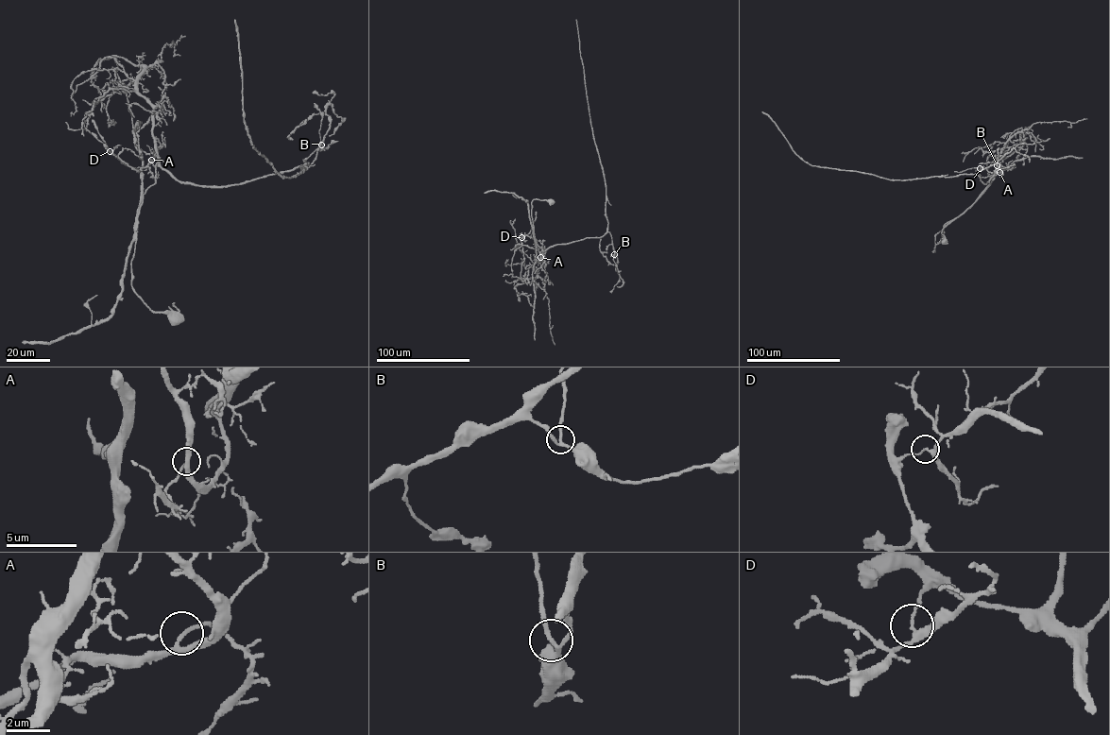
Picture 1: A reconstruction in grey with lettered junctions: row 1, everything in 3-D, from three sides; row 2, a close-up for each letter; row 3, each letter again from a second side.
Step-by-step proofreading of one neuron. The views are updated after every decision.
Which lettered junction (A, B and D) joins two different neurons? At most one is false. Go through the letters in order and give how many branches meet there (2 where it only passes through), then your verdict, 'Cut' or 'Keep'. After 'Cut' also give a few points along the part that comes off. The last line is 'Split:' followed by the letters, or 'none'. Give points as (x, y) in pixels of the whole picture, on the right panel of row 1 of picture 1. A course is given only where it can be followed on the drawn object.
A: Branches: 3. Keep
B: Branches: 3. Keep
D: Branches: 3. Cut. Course of the part to remove: (980, 168), (987, 169), (992, 177), (990, 184), (970, 206), (945, 224), (942, 238), (932, 251), (935, 251)
Split: D

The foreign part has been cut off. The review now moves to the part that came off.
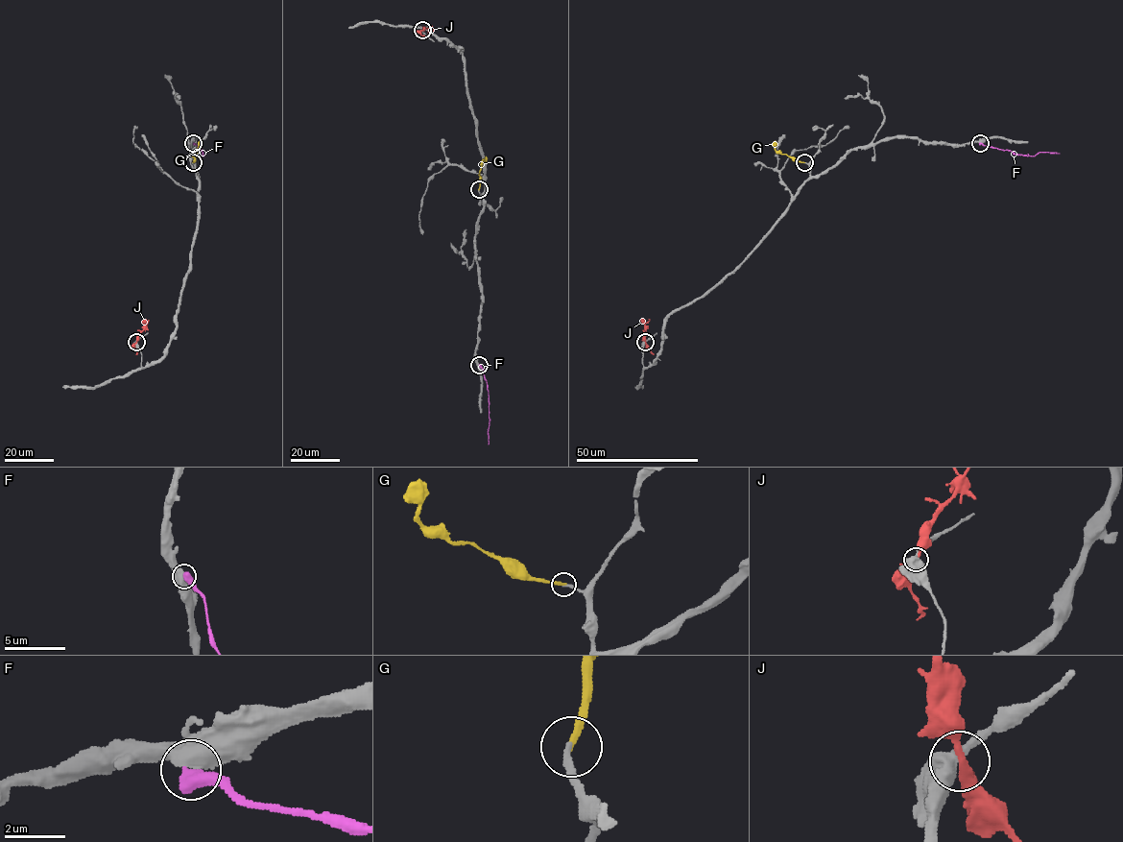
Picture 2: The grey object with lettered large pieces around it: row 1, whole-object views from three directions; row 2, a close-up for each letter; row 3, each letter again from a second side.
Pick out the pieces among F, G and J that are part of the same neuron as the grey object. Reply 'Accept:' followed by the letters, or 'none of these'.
Accept: G

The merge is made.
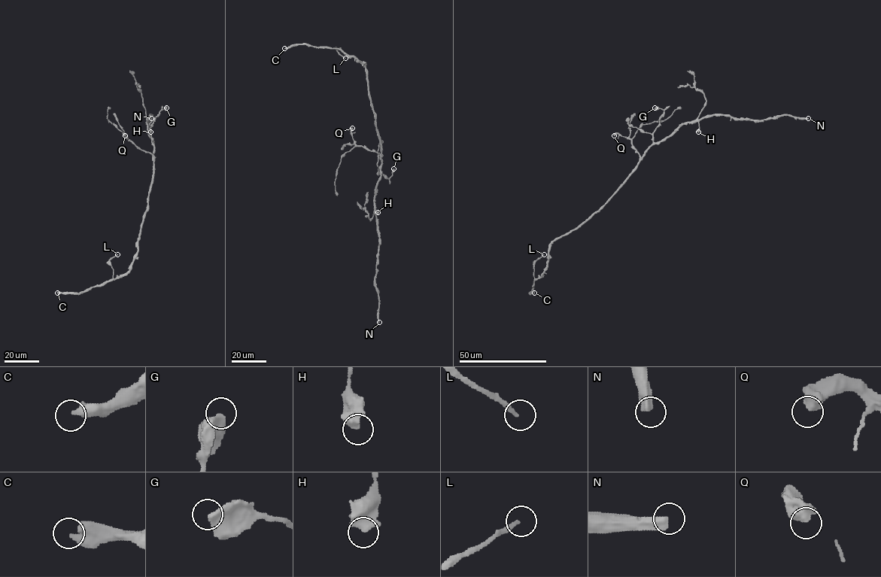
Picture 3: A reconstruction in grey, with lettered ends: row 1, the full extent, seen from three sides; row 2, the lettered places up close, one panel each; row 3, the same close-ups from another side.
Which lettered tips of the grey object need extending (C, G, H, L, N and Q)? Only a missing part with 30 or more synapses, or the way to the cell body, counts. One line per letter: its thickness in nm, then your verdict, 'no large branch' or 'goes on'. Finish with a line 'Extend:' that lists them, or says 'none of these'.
C: 460 nm thick; no large branch
G: 550 nm thick; no large branch
H: 600 nm thick; no large branch
L: 170 nm thick; no large branch
N: 460 nm thick; goes on
Q: 650 nm thick; no large branch
Extend: N

